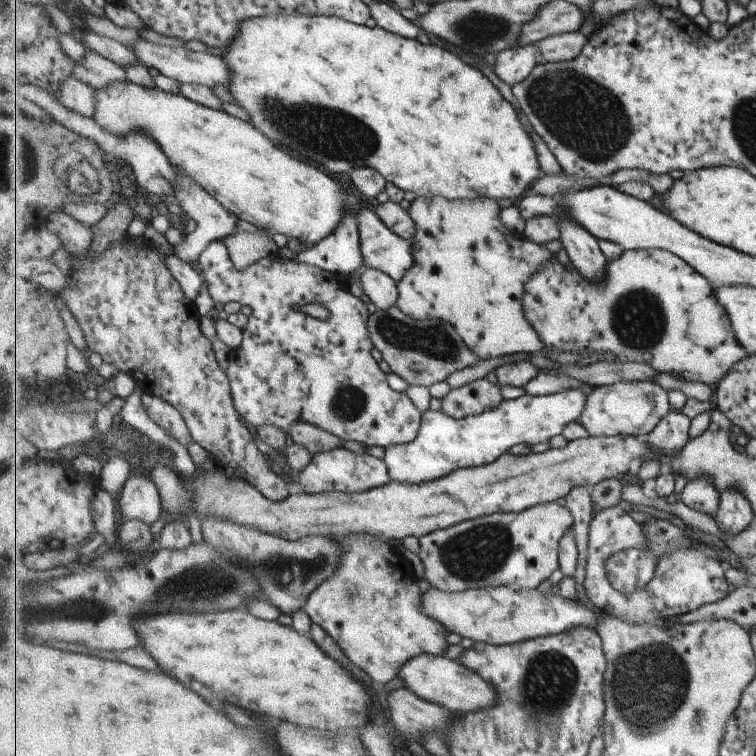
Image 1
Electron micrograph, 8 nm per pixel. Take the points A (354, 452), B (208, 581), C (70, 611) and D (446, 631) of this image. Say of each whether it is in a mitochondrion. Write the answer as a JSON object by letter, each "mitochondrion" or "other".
{"A":"other","B":"mitochondrion","C":"mitochondrion","D":"other"}

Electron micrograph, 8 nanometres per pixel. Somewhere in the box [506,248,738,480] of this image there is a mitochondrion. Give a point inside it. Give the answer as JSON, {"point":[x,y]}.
{"point":[638,318]}

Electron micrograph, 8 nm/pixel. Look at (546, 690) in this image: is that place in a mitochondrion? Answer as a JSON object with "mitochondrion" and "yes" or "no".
{"mitochondrion":"yes"}

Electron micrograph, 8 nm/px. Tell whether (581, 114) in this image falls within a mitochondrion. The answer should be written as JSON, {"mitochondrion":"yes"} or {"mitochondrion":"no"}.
{"mitochondrion":"yes"}

